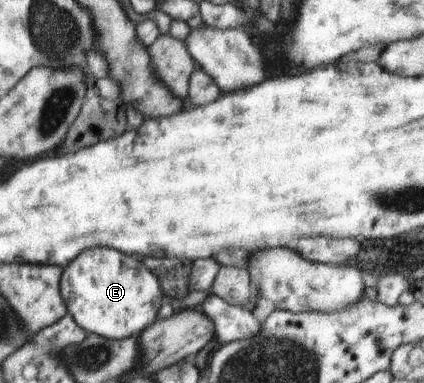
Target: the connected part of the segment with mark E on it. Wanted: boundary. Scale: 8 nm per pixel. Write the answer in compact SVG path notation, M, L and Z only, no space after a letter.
M93 248L79 256L65 268L65 284L61 296L69 300L73 320L87 333L95 333L109 340L138 337L157 318L162 304L163 290L159 278L151 274L135 256L111 248Z

